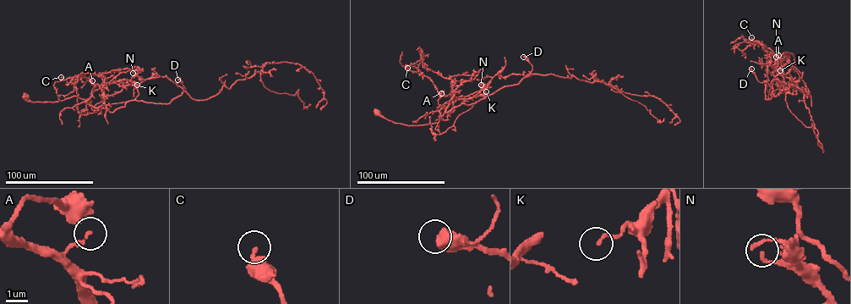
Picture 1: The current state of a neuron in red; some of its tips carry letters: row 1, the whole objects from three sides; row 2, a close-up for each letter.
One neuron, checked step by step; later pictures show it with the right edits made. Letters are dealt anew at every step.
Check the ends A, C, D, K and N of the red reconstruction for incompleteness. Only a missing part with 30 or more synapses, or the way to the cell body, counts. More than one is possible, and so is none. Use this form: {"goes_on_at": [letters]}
{"goes_on_at": []}

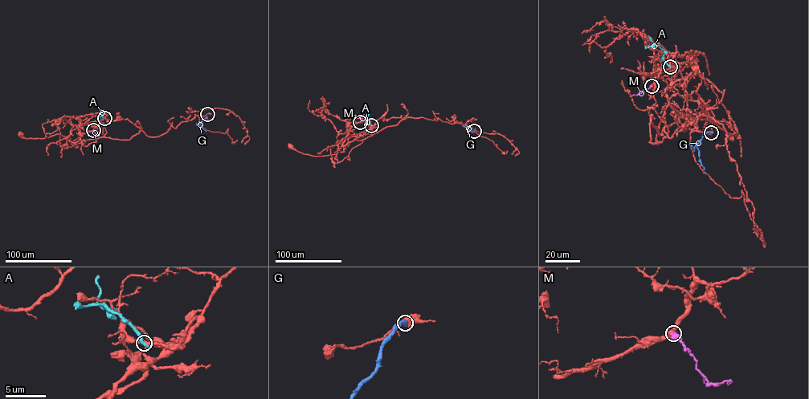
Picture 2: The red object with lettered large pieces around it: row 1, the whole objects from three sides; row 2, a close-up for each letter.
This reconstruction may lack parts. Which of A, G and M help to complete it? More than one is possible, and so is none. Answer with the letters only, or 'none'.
M

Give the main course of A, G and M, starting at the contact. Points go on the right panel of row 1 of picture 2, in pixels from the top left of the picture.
A: (670, 67), (663, 59), (664, 51), (657, 46), (645, 48)
G: (711, 132), (704, 134), (696, 145), (703, 173)
M: (651, 86), (637, 95), (631, 95)

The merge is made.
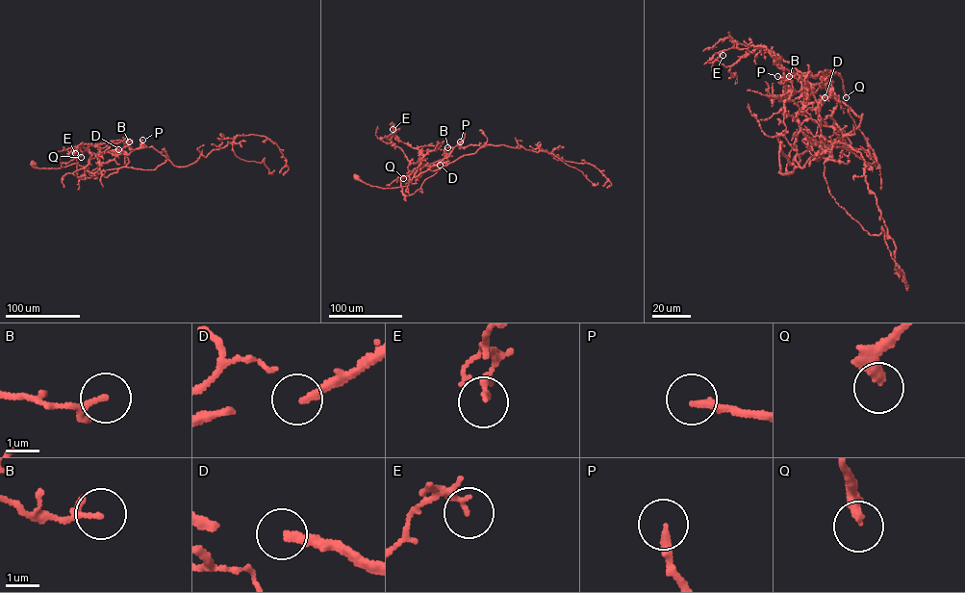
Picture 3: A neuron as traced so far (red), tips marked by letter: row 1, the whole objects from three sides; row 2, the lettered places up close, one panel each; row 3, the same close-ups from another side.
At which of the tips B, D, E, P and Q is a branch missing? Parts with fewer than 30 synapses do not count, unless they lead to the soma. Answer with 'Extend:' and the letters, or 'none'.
Extend: P

